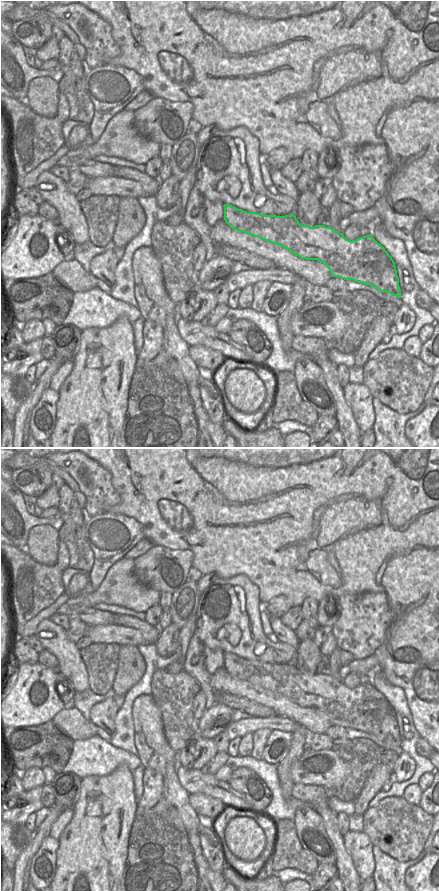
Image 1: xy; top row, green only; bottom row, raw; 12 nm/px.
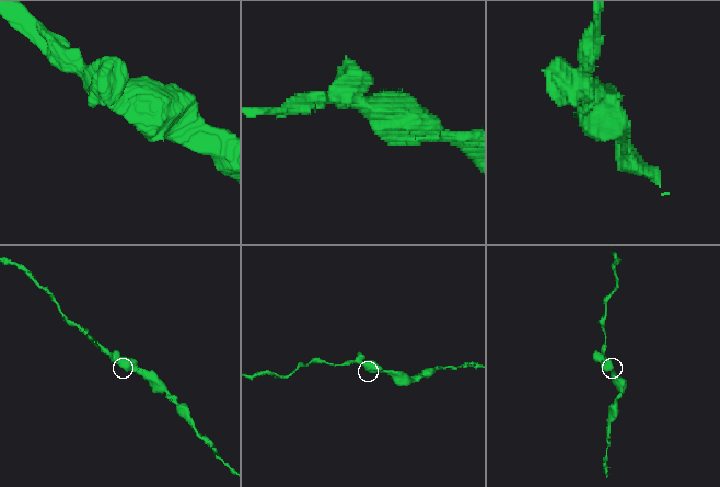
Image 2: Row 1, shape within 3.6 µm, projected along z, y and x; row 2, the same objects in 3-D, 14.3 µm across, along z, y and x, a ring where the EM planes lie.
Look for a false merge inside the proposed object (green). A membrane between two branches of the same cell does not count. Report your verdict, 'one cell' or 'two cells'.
one cell

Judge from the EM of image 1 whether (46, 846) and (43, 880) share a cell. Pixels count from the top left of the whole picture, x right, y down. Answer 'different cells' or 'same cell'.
same cell

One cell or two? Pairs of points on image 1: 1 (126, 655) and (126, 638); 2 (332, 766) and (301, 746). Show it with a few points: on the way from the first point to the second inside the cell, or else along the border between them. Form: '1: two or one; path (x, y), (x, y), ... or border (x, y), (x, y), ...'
1: two; border (136, 645), (120, 646)
2: two; border (306, 750), (294, 762), (291, 769)

